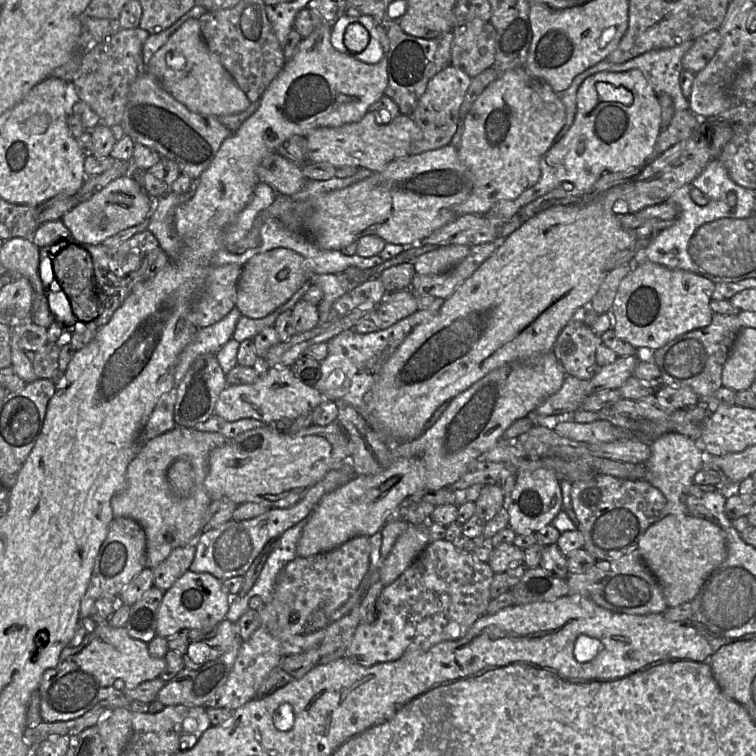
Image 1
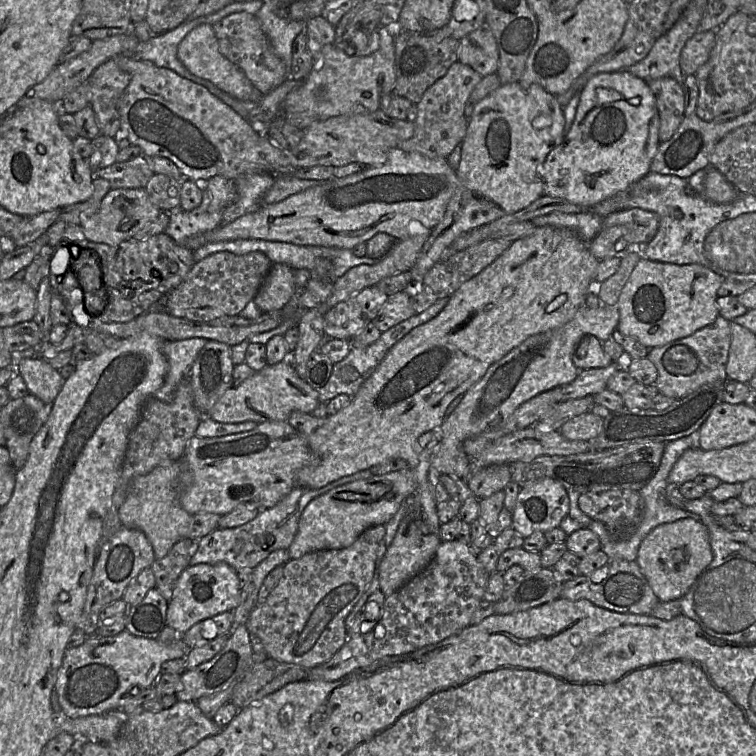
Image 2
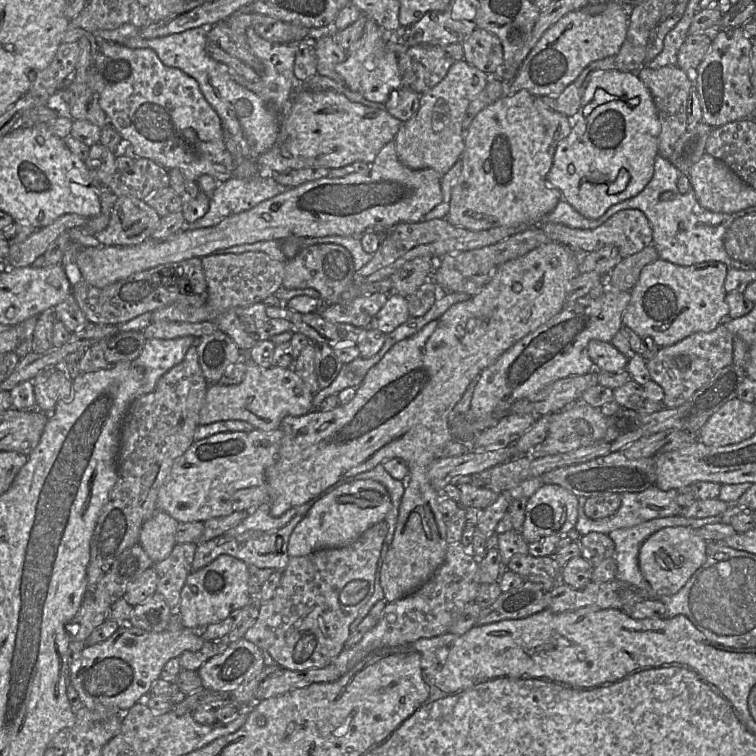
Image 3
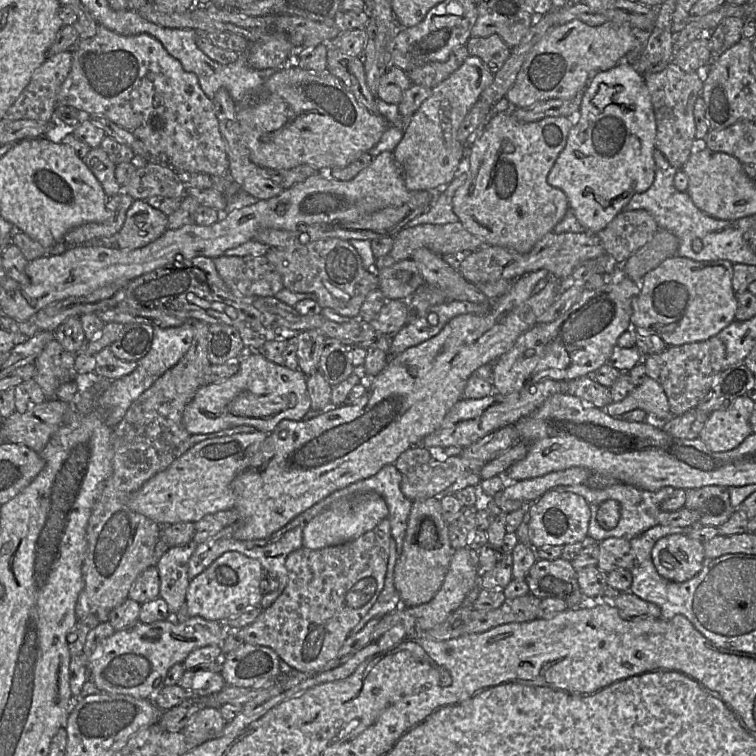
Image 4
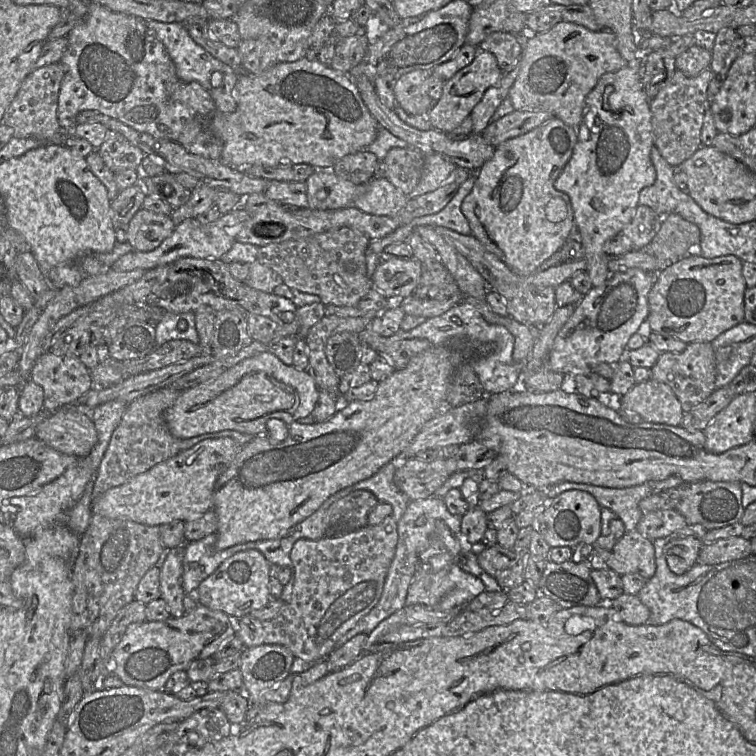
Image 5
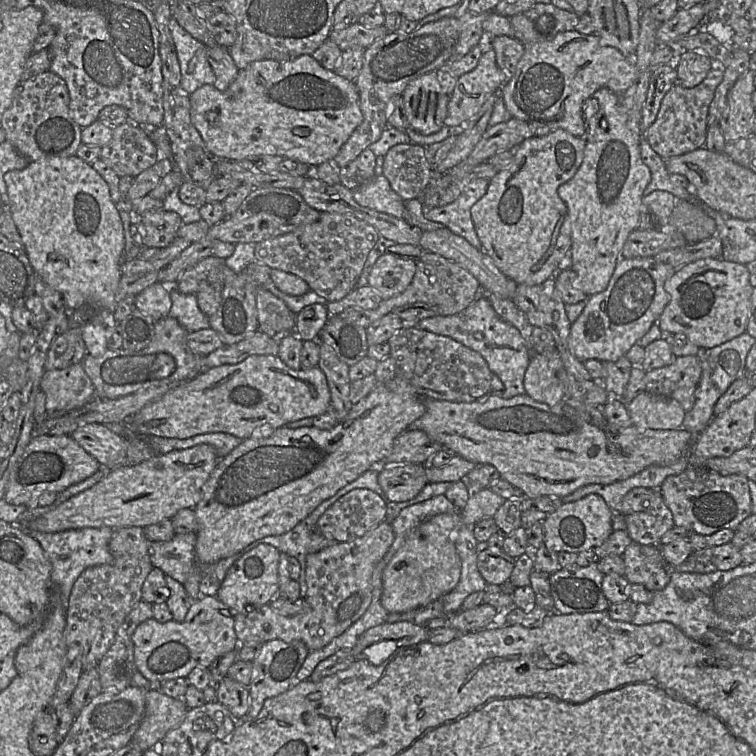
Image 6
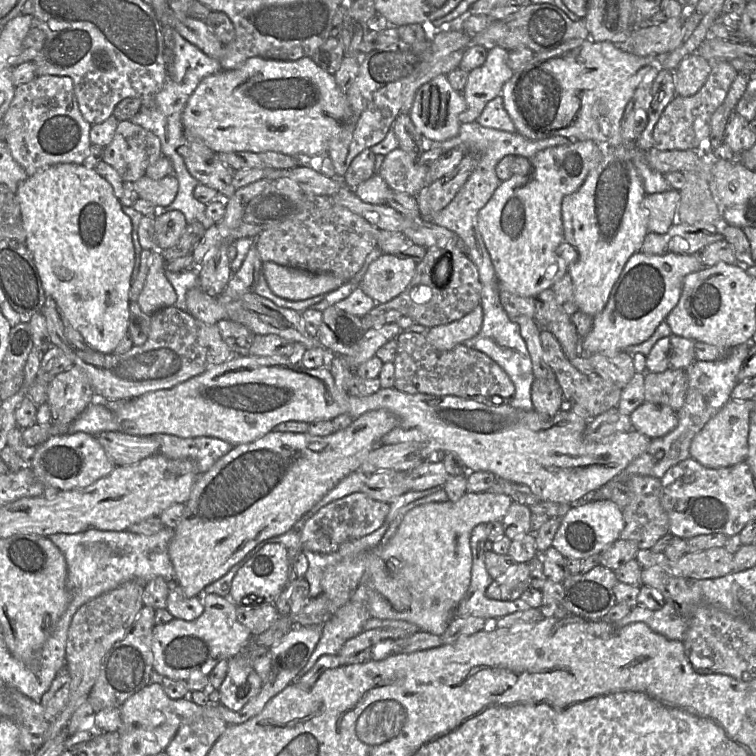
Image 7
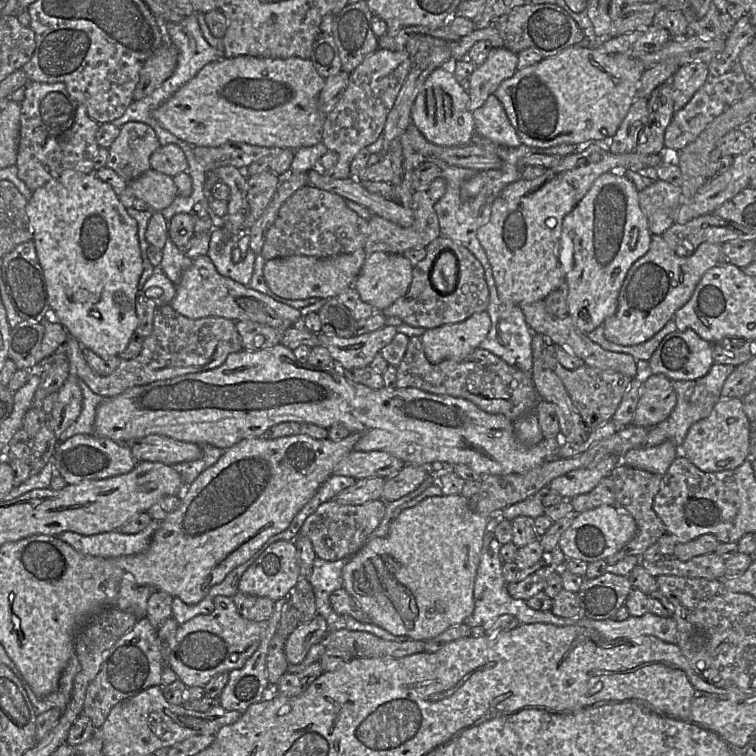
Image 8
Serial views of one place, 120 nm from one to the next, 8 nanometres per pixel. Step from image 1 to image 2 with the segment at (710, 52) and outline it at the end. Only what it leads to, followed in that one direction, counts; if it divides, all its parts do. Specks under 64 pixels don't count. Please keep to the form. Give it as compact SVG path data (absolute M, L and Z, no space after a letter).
M716 31L697 32L685 44L680 55L680 68L684 76L695 75L708 61L716 43Z

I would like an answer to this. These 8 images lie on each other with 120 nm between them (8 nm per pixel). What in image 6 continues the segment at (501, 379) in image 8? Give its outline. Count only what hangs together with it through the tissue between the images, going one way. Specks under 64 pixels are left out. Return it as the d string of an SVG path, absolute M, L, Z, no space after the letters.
M415 327L401 328L387 343L396 363L396 376L408 381L422 398L470 403L504 389L478 352L450 337Z

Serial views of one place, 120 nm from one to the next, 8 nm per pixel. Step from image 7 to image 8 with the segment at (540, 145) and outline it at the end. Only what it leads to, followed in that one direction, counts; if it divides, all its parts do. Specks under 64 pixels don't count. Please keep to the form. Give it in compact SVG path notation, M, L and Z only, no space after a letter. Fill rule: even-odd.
M475 134L470 144L477 145L489 153L496 153L502 160L503 165L498 170L476 171L474 169L450 166L446 162L435 157L428 157L426 161L433 161L442 171L442 176L446 181L446 192L434 205L435 212L438 216L441 235L466 247L481 263L484 270L490 269L490 263L486 252L484 251L478 239L477 232L484 224L487 223L491 215L492 204L500 195L505 187L521 179L521 171L518 168L518 161L531 154L556 155L565 157L577 151L577 146L573 144L562 144L559 146L537 149L522 145L518 147L497 146L489 139ZM483 172L484 186L480 192L470 200L463 200L461 196L461 187L467 180L473 178L477 173Z

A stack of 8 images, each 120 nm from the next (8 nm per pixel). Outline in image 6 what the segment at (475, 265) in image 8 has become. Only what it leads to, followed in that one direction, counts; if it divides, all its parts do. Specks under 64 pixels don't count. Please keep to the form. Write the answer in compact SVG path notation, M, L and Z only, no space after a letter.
M423 252L416 261L417 268L414 278L402 293L390 299L382 300L374 309L350 307L338 314L338 316L367 328L373 322L400 306L421 303L435 311L437 316L450 316L464 311L479 296L481 291L479 281L458 264L433 252Z

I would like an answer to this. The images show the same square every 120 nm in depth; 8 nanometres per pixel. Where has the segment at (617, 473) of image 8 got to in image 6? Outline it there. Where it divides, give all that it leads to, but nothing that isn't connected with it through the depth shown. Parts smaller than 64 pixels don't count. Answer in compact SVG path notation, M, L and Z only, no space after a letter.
M661 494L653 498L646 510L625 515L625 522L632 541L641 545L659 545L662 536L675 526Z

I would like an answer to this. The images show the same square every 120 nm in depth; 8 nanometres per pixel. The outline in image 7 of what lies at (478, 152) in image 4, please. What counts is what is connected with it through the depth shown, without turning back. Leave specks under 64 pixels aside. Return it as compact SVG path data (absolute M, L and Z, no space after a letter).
M592 140L572 141L569 144L549 147L531 159L531 171L526 175L513 175L502 181L491 199L478 213L478 227L490 255L501 288L527 298L535 298L568 273L567 260L558 251L564 243L562 200L583 185L589 173L603 158L603 146Z

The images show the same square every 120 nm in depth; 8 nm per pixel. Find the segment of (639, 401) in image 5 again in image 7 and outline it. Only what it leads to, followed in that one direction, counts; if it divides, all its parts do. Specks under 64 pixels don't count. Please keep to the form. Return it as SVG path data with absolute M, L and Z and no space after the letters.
M645 401L629 417L632 429L650 439L663 437L678 425L677 412L671 407Z

